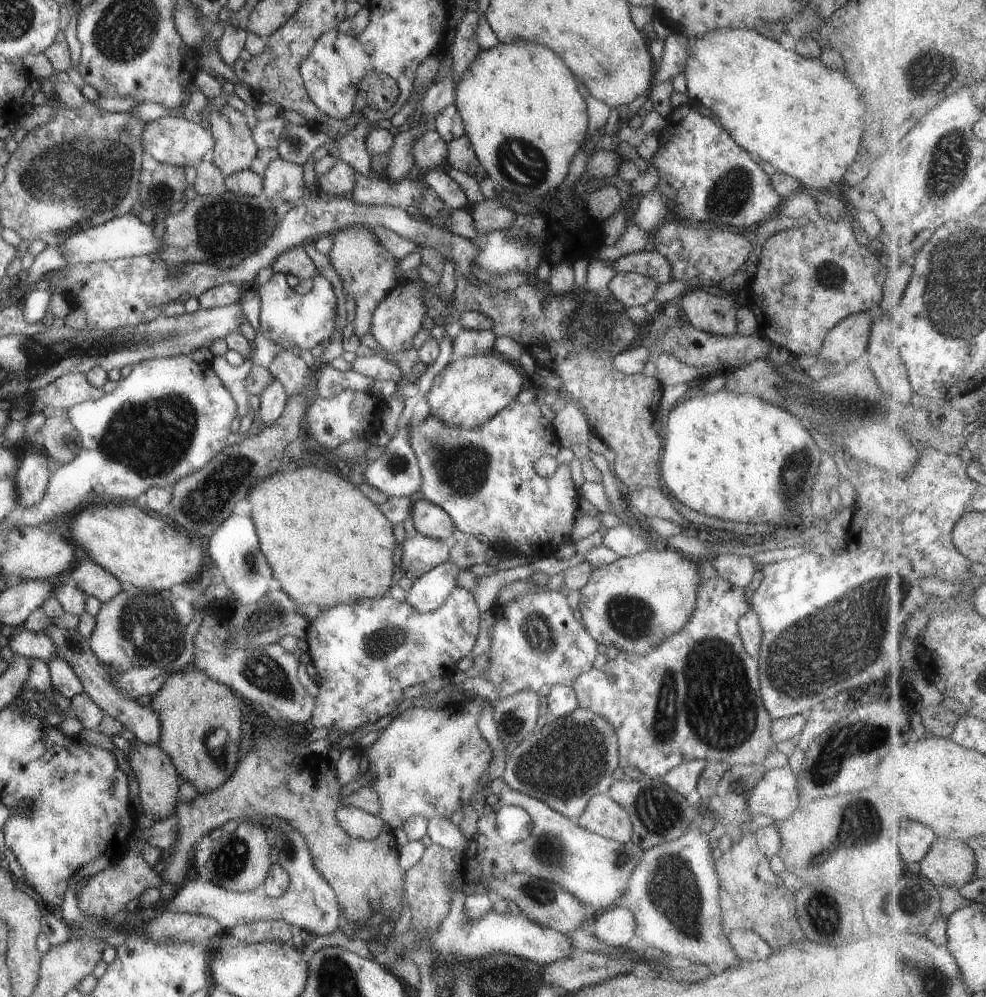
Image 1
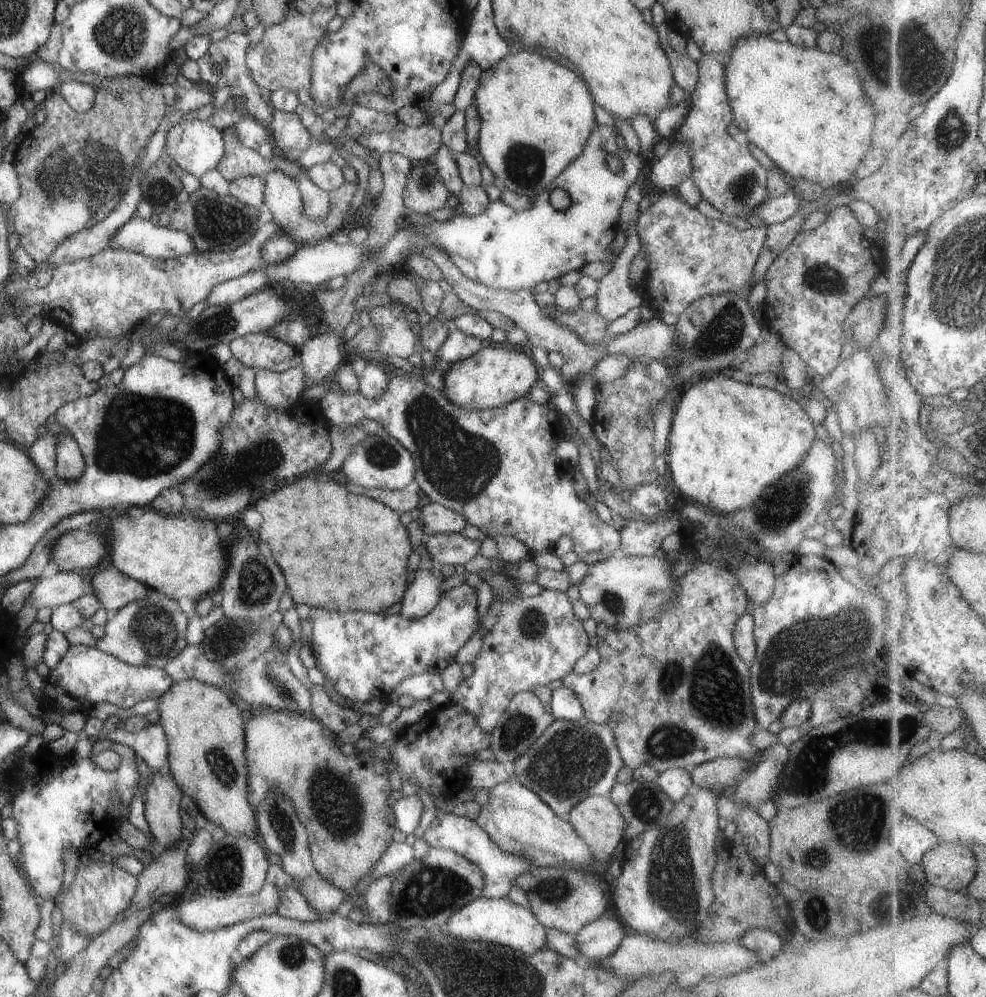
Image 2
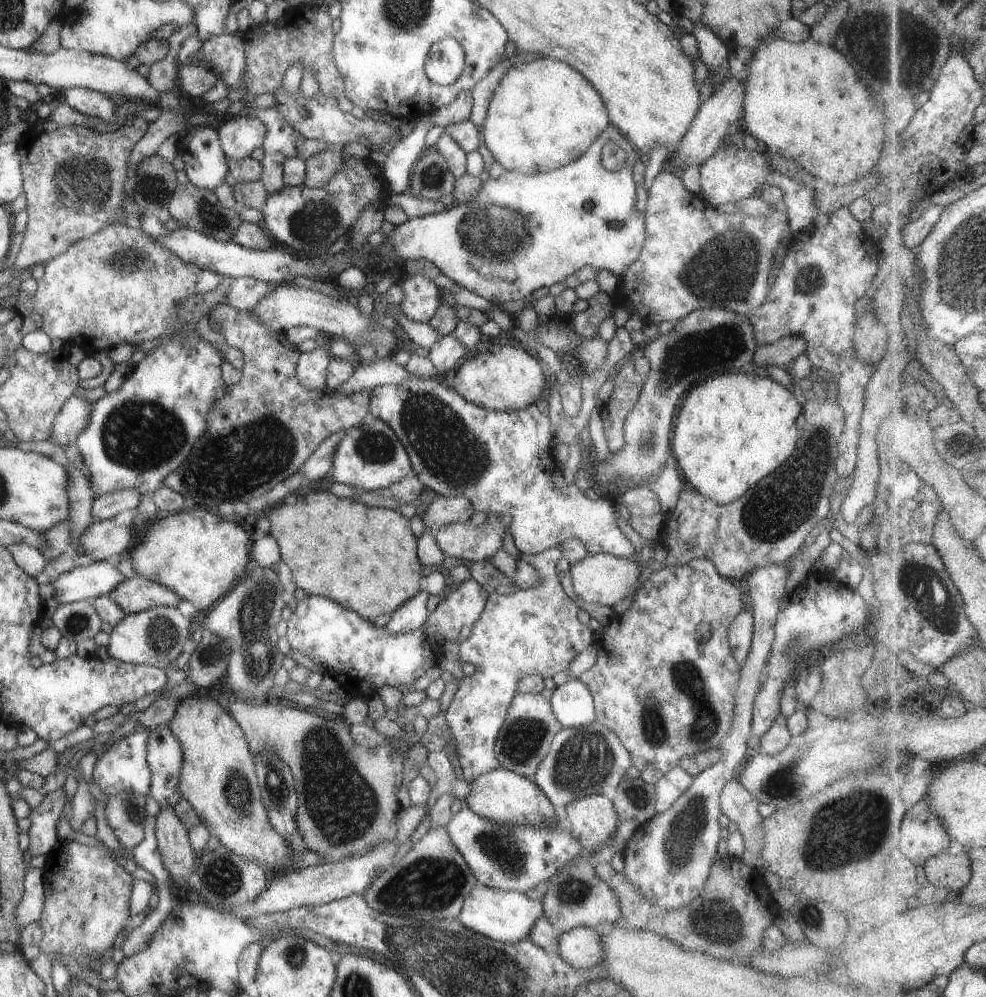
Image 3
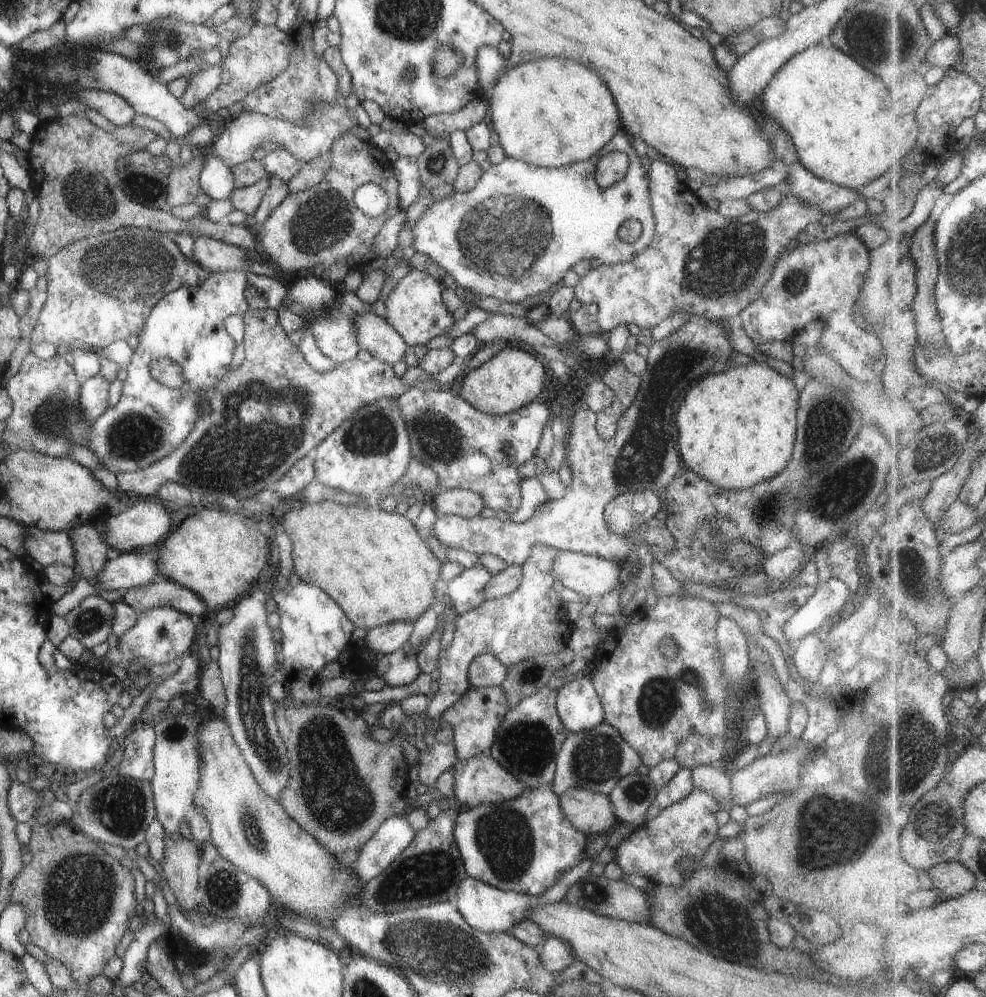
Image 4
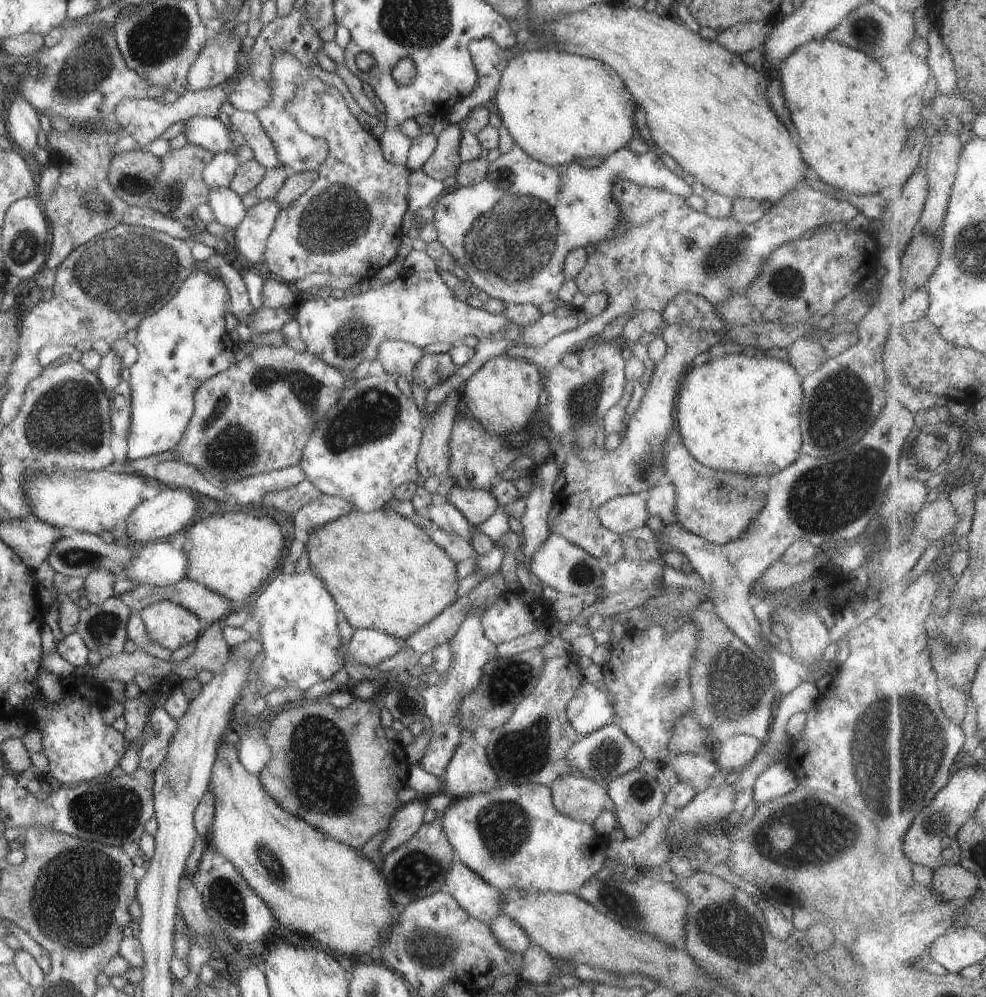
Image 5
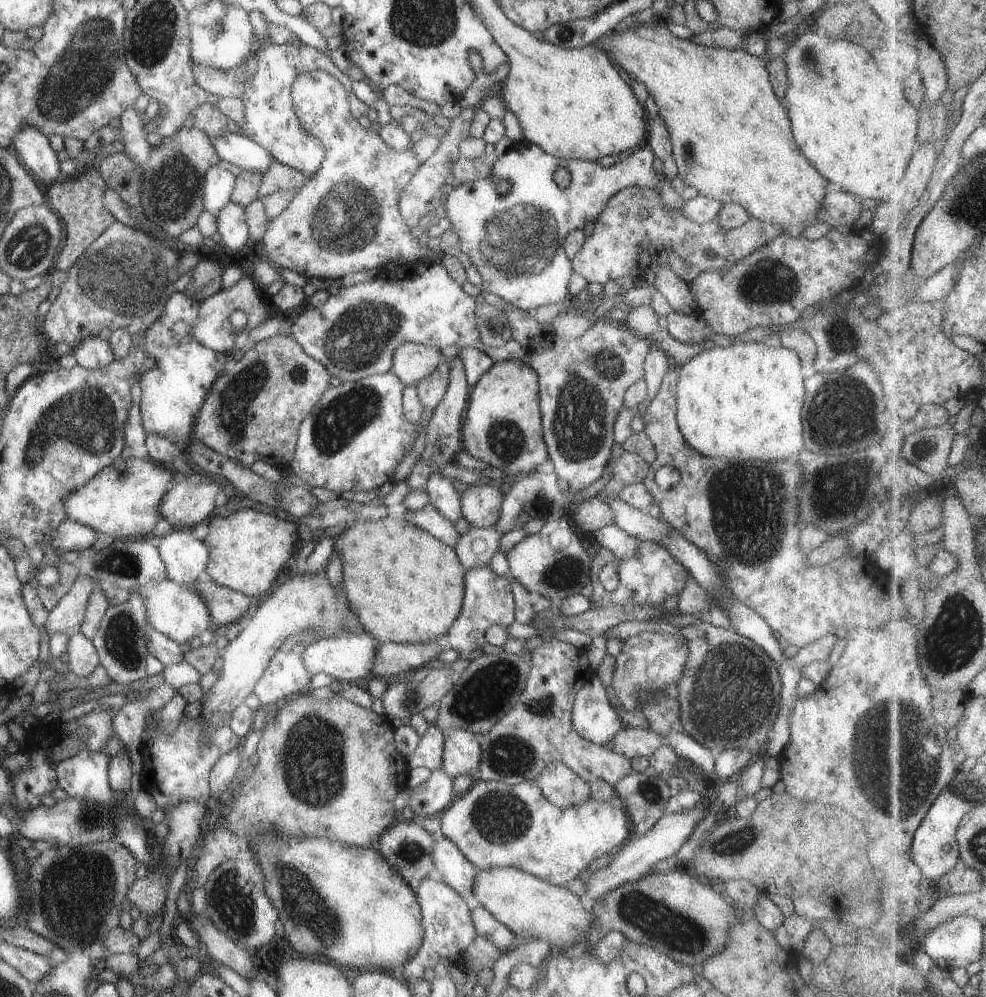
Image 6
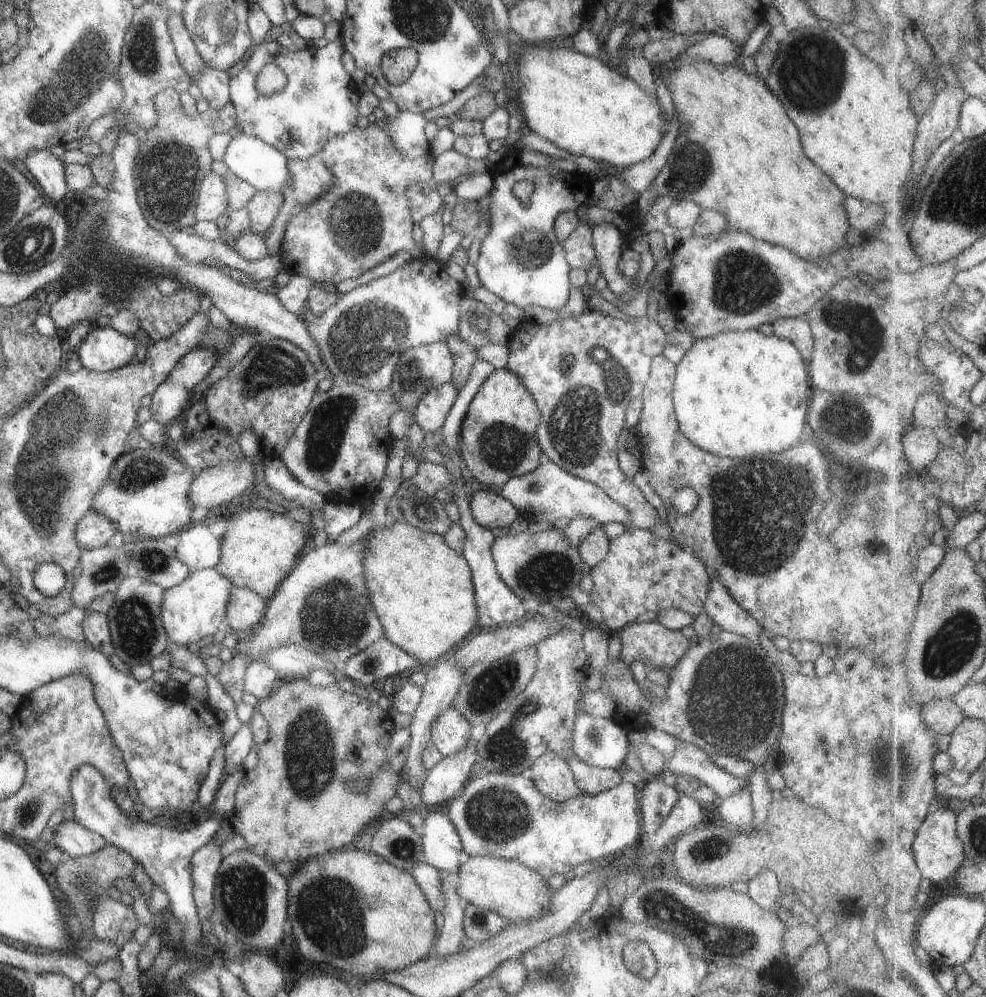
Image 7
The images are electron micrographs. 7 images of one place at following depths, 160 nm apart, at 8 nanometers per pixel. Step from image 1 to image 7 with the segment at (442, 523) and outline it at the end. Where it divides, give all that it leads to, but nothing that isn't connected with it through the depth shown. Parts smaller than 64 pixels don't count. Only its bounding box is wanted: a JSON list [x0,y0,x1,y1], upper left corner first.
[457,370,541,529]

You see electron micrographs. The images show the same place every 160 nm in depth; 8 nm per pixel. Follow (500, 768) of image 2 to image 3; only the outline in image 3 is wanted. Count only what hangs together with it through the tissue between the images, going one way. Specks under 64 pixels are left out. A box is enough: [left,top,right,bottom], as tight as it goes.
[440,547,630,823]

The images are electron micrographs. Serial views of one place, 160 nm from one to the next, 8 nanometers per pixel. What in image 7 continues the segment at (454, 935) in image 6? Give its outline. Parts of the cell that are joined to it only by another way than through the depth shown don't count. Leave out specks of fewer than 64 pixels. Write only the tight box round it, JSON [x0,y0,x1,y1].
[408,861,444,914]

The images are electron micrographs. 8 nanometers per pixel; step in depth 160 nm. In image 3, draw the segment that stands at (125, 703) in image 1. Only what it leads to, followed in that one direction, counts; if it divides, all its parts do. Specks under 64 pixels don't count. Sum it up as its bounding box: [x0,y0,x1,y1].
[145,725,182,807]

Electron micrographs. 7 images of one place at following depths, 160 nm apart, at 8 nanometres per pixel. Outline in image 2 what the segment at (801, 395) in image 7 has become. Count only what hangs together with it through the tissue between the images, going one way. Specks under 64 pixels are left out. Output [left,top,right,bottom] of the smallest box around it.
[666,373,814,515]

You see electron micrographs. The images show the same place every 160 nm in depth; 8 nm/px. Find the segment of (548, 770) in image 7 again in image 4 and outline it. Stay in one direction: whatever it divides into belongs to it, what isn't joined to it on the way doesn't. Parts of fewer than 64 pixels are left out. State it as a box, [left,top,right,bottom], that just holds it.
[558,787,617,836]

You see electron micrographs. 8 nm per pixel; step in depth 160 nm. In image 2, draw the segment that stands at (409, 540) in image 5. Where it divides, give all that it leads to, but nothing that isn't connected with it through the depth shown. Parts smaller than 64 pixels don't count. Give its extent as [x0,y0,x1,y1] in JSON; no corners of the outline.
[253,474,411,612]

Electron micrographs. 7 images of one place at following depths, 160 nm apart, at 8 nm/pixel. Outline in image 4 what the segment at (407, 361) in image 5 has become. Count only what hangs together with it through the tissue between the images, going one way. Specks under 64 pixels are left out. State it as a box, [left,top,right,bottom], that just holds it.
[354,312,406,365]

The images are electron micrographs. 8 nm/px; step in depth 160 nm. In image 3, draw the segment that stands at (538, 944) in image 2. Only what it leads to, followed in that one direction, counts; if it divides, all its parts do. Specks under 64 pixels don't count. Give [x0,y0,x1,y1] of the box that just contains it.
[455,882,542,943]

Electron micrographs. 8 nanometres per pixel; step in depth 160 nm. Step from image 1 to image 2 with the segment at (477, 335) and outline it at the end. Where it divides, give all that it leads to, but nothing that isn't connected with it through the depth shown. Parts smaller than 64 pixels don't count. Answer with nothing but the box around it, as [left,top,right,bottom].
[435,331,481,367]

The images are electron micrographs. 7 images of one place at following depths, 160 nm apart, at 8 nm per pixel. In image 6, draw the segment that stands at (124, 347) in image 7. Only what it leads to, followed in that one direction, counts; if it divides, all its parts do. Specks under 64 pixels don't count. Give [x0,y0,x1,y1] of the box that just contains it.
[70,336,114,370]

